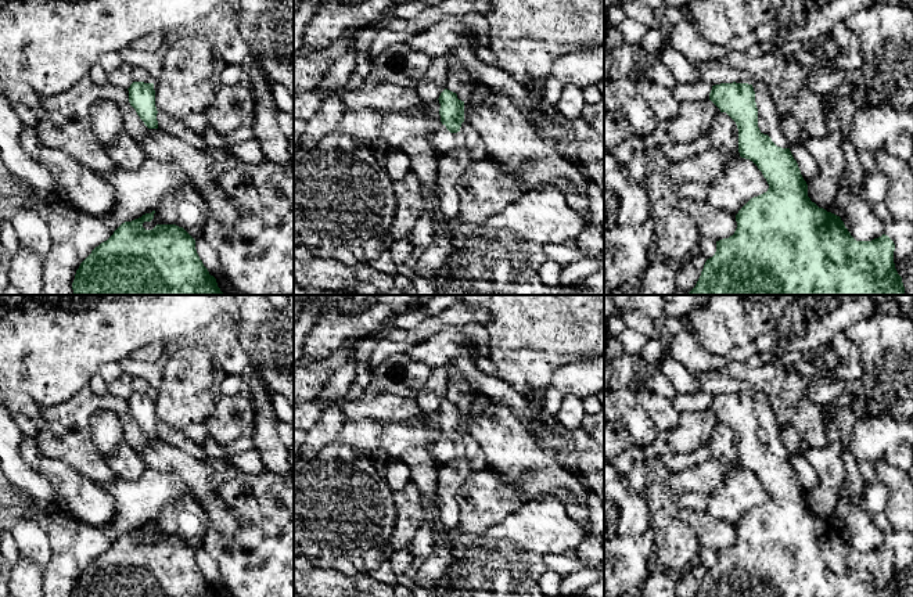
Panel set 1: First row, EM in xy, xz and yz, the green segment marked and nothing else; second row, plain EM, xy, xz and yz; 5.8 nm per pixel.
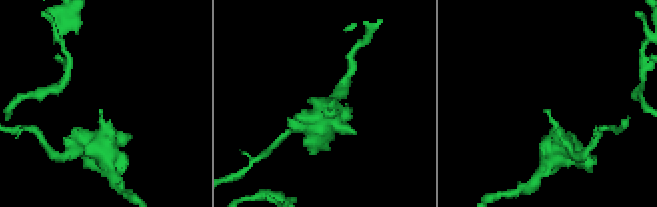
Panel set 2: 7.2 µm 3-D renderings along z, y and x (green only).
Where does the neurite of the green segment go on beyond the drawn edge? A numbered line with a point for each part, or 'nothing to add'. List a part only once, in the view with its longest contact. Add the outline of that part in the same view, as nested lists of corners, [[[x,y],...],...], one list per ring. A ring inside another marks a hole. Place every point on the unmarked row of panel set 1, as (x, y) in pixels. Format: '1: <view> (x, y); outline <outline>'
nothing to add

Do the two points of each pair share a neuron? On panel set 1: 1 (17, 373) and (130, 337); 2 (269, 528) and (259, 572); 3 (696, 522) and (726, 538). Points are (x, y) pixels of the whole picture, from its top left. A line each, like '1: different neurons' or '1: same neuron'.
1: same neuron
2: same neuron
3: same neuron

